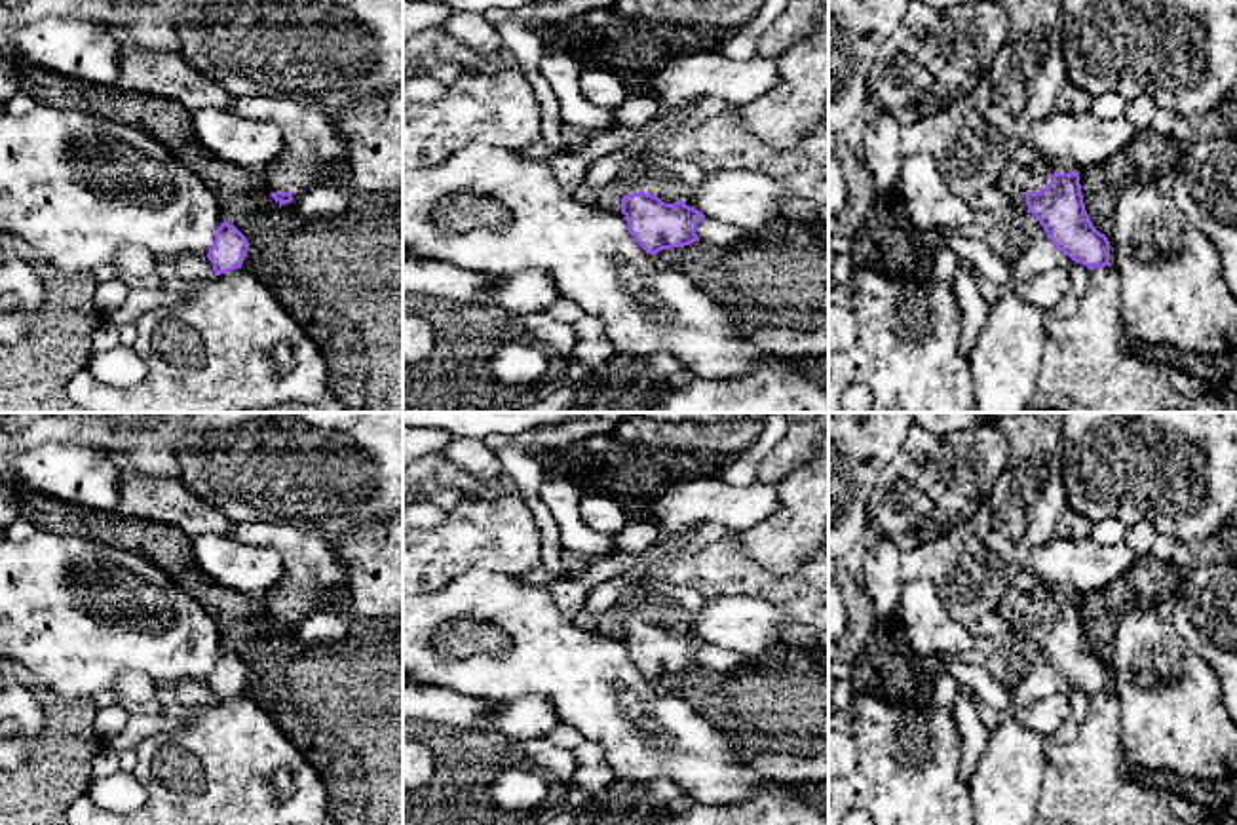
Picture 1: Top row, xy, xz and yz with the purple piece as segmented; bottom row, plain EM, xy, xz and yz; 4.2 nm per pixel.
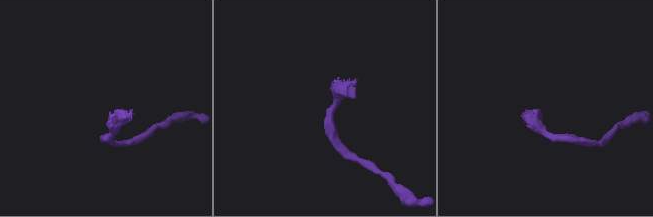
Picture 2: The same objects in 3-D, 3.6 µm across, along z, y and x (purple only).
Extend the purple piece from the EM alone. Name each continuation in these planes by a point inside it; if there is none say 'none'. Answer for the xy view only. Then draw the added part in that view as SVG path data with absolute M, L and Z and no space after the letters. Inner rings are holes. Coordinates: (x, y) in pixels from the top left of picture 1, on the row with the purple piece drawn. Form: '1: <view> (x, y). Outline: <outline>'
1: xy (314, 149). Outline: M236 97L228 110L283 129L285 148L274 162L258 167L270 192L291 192L293 201L298 201L336 167L348 167L348 143L338 133L336 120L321 106L289 99Z

